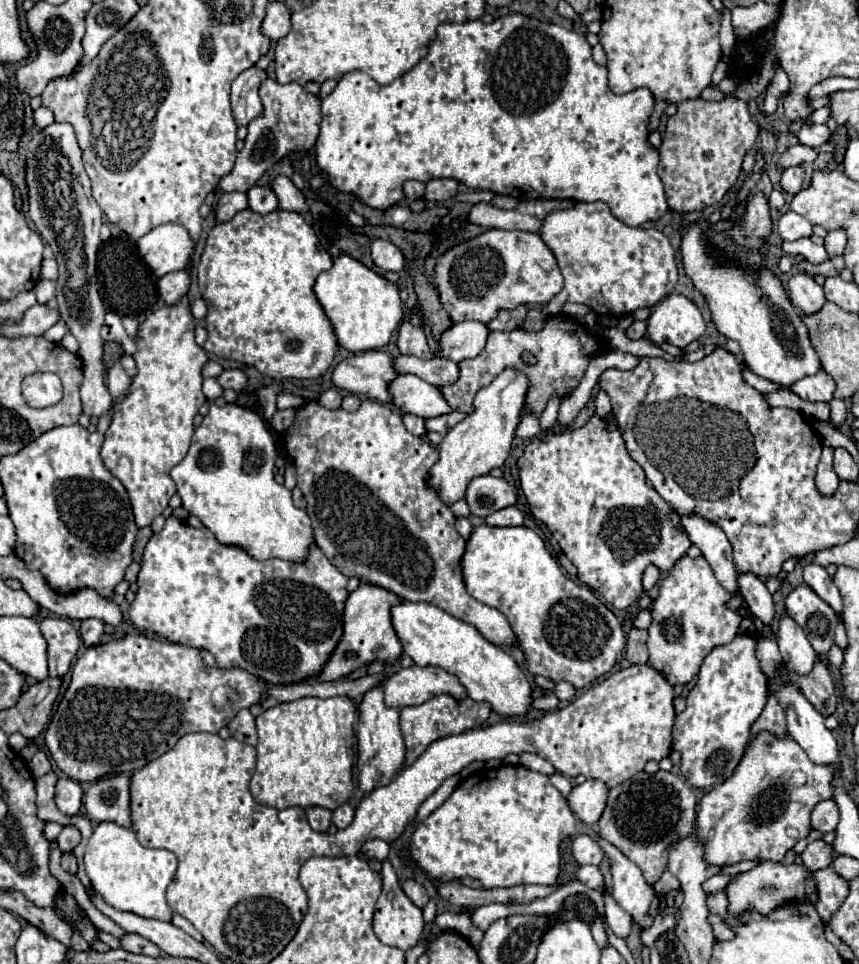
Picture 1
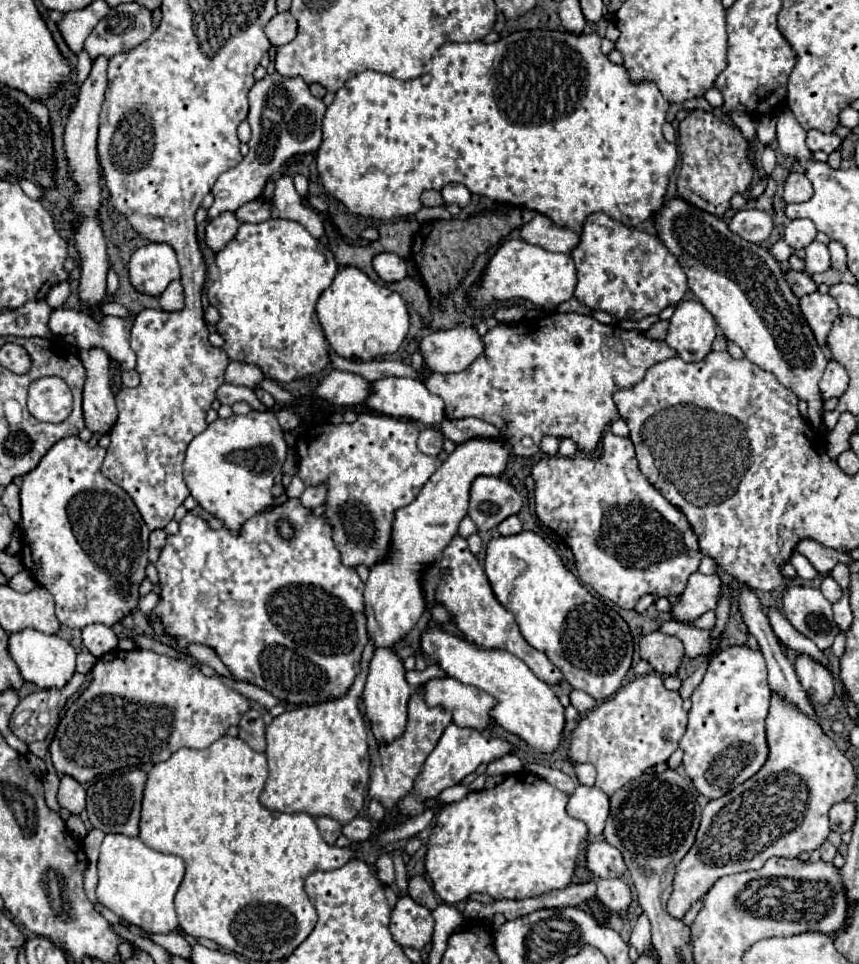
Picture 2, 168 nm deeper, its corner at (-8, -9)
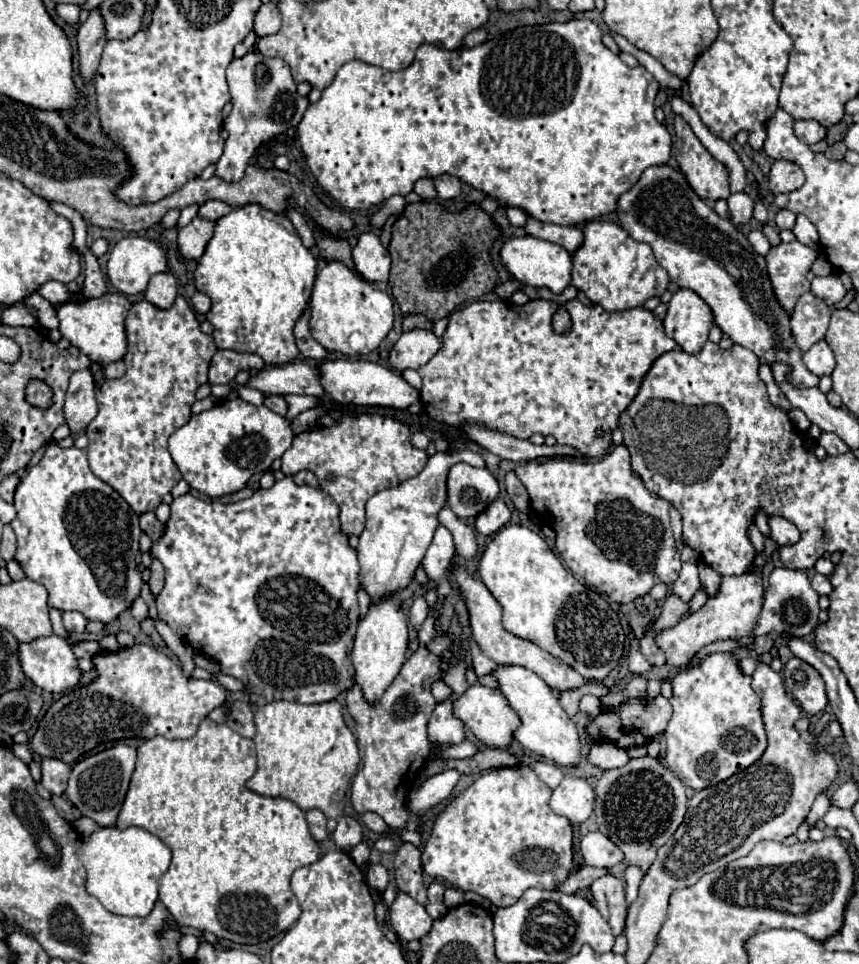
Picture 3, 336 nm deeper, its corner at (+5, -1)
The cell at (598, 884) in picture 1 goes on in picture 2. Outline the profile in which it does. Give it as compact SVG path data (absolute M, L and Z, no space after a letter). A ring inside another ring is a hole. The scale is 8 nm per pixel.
M597 878L597 898L613 912L625 914L631 902L629 886L619 878Z

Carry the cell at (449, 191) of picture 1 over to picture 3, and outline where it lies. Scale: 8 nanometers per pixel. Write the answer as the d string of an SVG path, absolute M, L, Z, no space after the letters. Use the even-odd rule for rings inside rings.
M442 174L442 176L434 178L434 184L436 184L438 198L442 198L442 200L452 200L452 198L460 196L462 184L460 184L458 178L454 178L450 174Z

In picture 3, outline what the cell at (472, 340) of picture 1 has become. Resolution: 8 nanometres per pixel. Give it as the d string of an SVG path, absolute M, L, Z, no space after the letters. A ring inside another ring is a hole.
M412 330L404 332L400 340L390 350L390 364L396 372L402 372L406 368L418 370L424 366L436 352L440 350L440 338L434 336L434 332L428 330Z

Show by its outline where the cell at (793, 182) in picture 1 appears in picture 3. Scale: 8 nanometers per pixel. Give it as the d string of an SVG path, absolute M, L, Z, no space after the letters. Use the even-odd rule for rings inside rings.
M776 160L770 170L770 190L774 194L784 194L798 190L804 184L804 172L800 166L788 160Z

